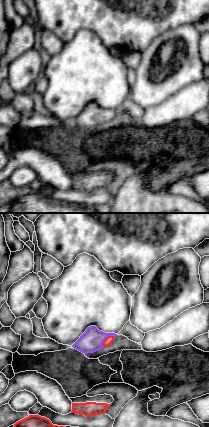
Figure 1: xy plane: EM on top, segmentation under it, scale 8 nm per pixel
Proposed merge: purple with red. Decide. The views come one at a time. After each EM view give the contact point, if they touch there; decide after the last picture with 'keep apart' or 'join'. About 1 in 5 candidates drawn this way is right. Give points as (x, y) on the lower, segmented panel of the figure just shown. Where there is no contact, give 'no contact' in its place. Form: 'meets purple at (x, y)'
meets purple at (105, 338)

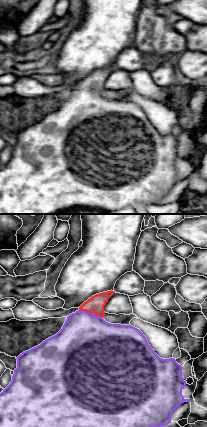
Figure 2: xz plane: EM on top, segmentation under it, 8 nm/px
meets purple at (91, 313)

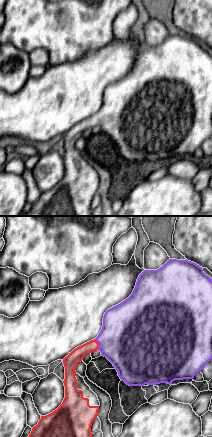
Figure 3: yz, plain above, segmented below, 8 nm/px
meets purple at (99, 344)

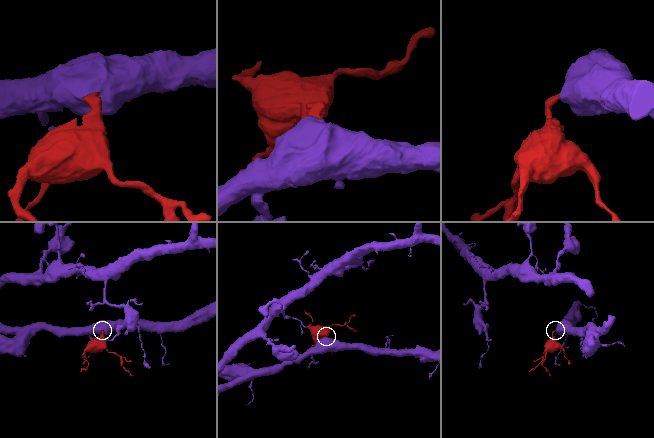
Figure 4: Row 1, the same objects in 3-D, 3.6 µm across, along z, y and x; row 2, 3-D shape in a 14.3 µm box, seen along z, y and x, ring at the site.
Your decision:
join

